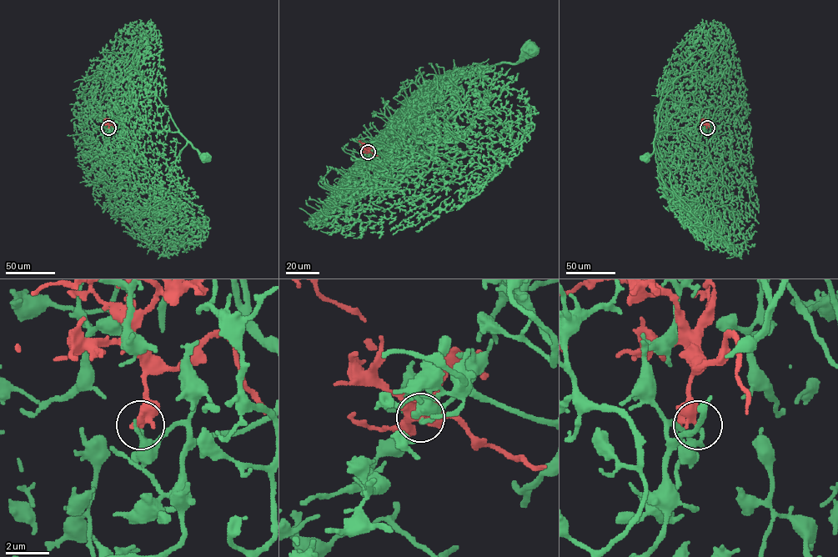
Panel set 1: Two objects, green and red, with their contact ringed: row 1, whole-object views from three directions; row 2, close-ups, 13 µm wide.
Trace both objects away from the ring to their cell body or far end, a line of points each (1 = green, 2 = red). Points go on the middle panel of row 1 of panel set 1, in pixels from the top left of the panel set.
1: (368, 152), (373, 149), (379, 153), (374, 165), (416, 109), (455, 77), (503, 62), (518, 63), (529, 52)
2: (368, 152), (368, 148), (359, 142)

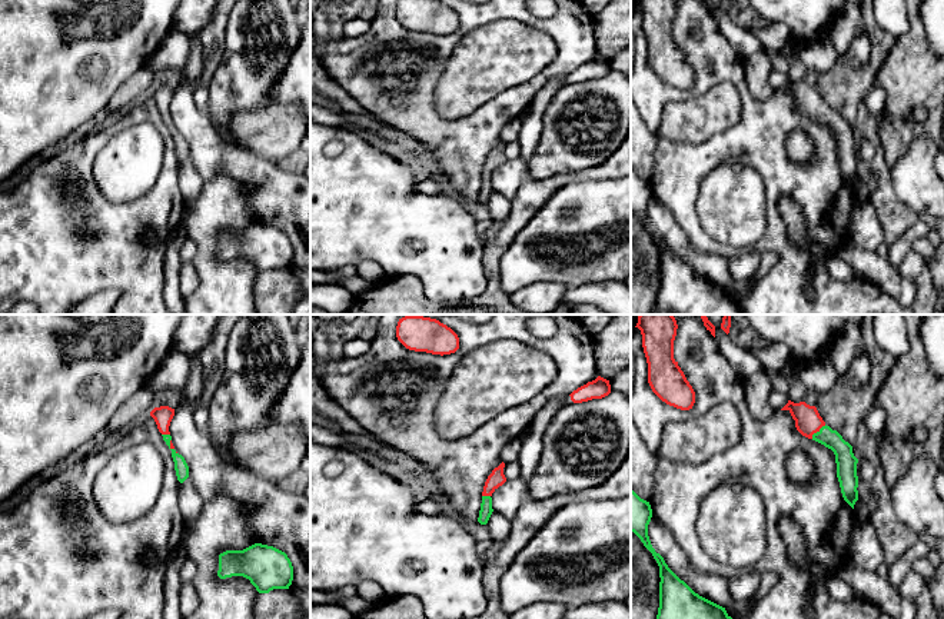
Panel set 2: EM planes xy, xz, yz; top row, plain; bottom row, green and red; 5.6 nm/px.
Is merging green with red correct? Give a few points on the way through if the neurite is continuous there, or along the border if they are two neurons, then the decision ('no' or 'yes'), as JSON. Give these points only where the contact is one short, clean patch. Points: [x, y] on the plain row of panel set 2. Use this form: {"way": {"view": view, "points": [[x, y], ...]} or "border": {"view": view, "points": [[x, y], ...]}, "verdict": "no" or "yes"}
{"verdict": "no"}

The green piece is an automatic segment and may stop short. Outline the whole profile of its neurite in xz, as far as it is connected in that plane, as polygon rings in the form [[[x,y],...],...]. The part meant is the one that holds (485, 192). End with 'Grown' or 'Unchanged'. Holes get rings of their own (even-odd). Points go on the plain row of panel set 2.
[[[482,176],[482,183],[481,183],[481,190],[479,190],[479,197],[478,202],[481,204],[486,204],[491,194],[492,194],[492,177],[491,176]]]. Unchanged

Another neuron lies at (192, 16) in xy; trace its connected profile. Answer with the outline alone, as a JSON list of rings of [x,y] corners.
[[[182,0],[174,13],[173,29],[199,34],[210,23],[219,0]]]

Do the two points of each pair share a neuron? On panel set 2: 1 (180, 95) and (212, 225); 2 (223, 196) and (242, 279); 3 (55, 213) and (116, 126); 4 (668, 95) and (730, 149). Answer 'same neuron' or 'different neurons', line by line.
1: different neurons
2: same neuron
3: same neuron
4: same neuron

